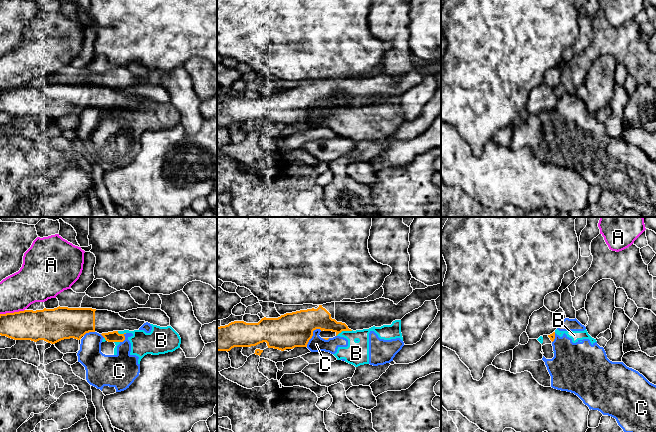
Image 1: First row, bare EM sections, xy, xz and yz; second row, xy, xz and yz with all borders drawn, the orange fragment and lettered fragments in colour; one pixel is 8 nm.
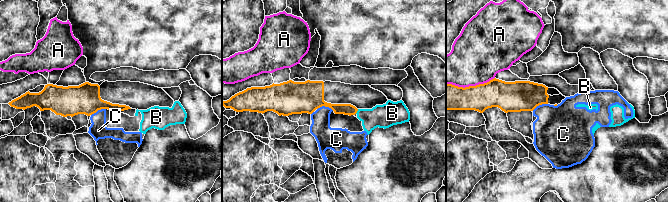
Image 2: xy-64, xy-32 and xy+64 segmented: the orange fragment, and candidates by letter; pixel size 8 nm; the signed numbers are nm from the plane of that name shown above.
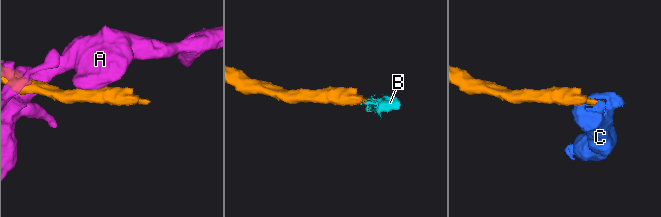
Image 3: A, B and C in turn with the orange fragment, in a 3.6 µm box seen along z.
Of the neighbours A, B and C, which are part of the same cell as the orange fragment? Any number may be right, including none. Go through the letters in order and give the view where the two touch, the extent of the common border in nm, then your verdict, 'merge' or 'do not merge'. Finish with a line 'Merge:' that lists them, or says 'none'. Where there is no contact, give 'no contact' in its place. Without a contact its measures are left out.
A: contact in xy; length 200 nm; do not merge
B: contact in xz; length 140 nm; do not merge
C: contact in xz; length 190 nm; do not merge
Merge: none

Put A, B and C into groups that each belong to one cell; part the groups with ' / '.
A / B C

